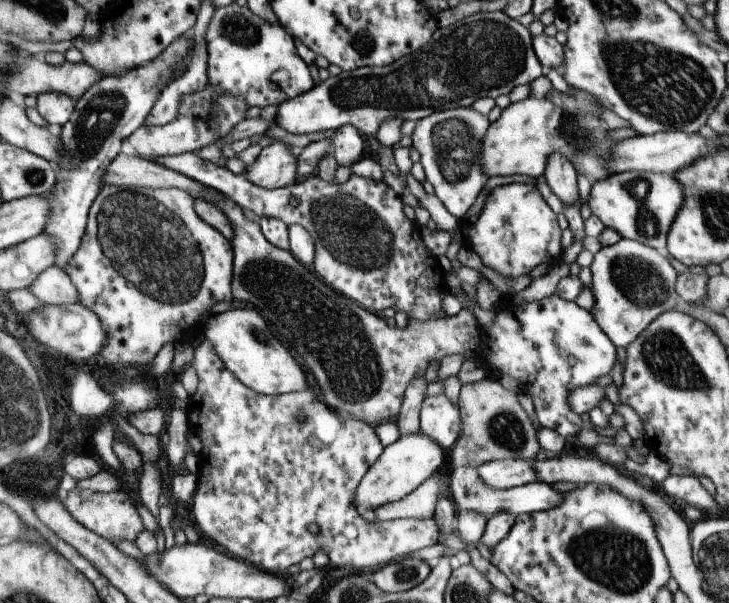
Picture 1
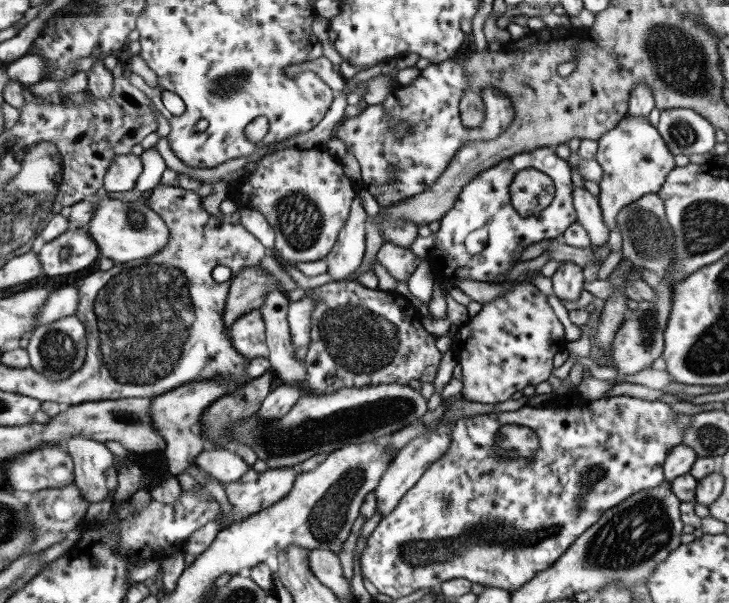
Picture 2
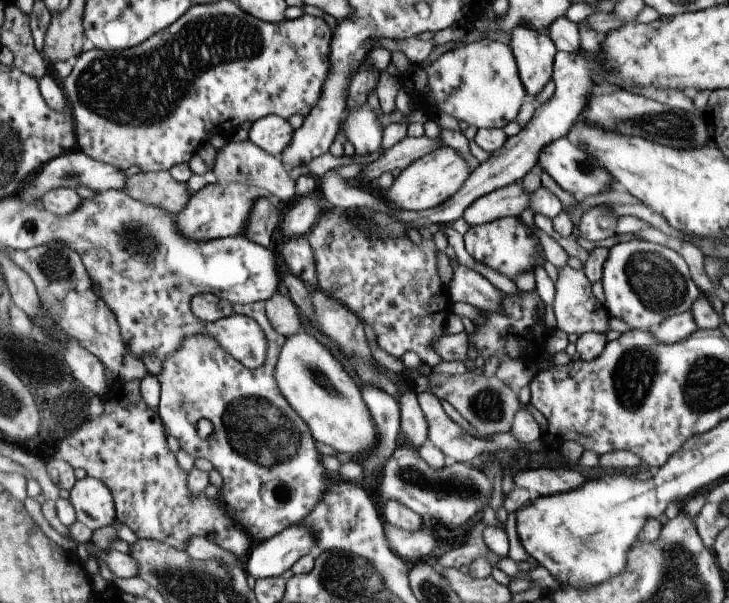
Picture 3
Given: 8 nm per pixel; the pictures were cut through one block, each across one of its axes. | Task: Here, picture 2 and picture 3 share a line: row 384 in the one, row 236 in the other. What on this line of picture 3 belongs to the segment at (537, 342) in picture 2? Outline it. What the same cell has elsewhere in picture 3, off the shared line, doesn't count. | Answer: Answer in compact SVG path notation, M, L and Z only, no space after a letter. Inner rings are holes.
M504 217L470 227L469 231L463 234L463 240L465 249L475 261L498 270L511 280L518 273L533 272L534 262L544 264L544 252L535 231L529 230L519 217Z

